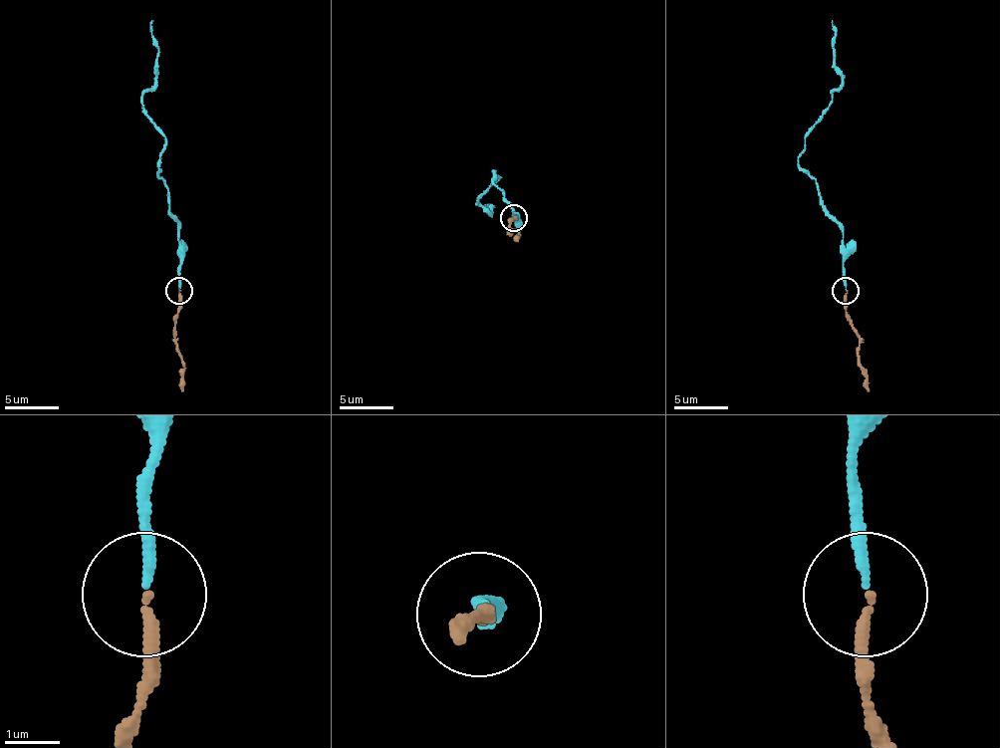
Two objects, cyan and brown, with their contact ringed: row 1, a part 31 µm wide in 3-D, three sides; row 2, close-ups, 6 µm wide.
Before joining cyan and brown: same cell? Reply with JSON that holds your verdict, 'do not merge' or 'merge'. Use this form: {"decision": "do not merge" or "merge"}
{"decision": "merge"}

